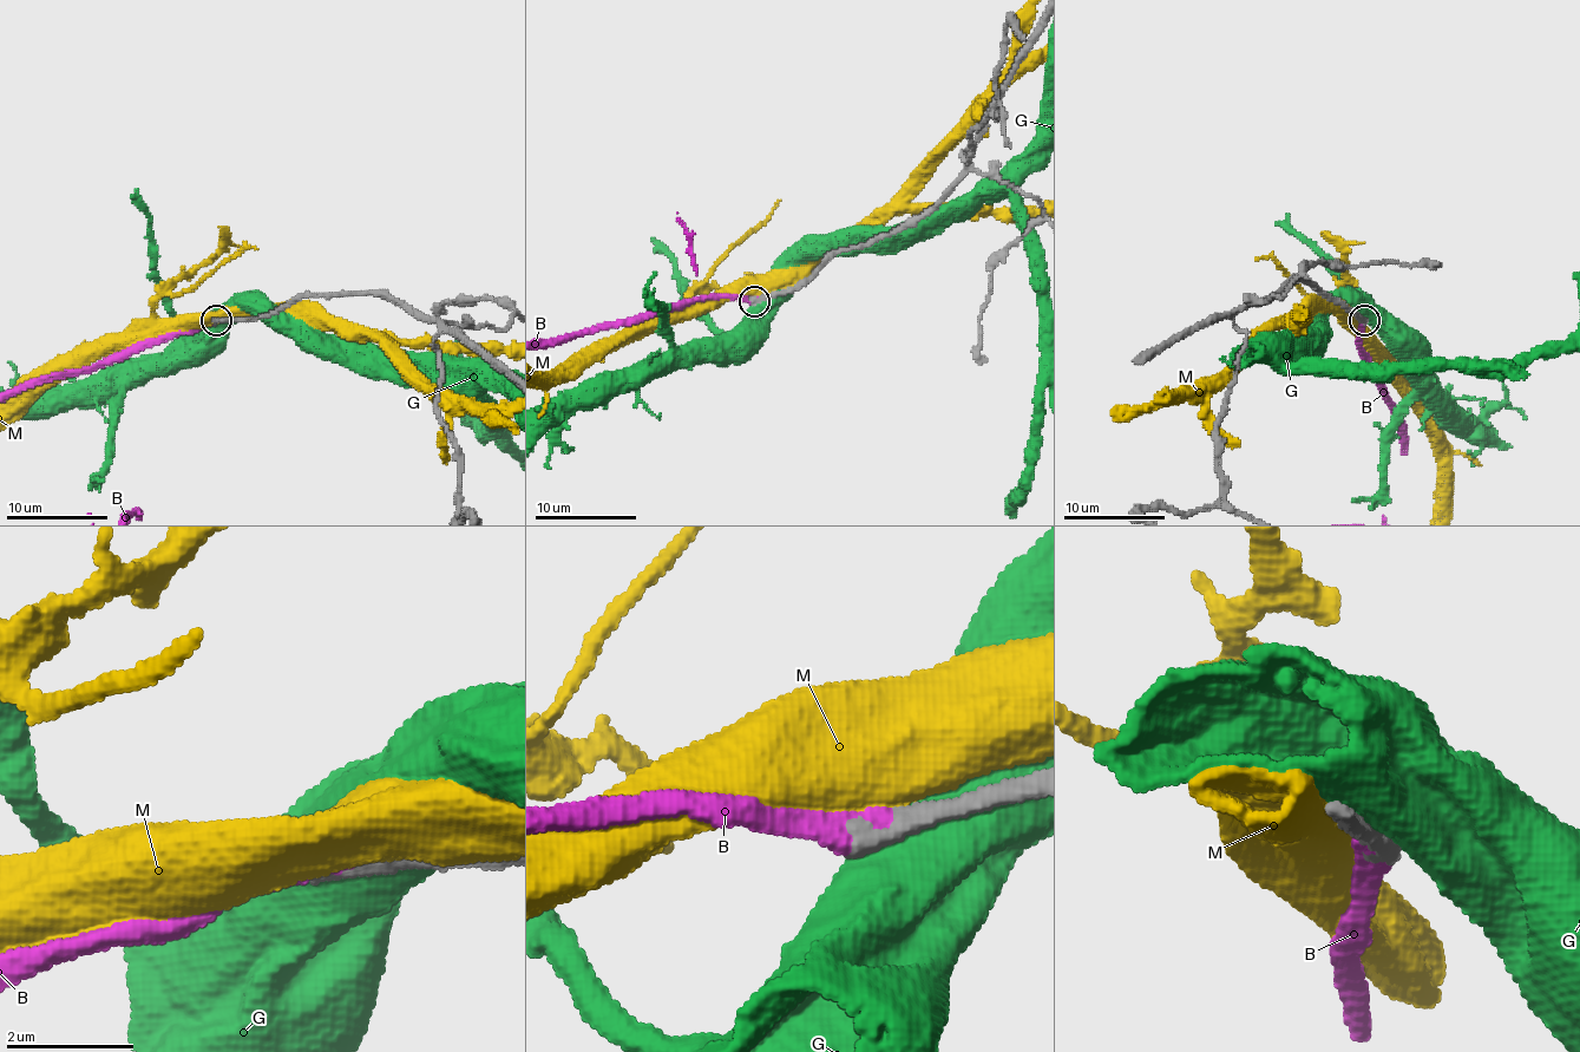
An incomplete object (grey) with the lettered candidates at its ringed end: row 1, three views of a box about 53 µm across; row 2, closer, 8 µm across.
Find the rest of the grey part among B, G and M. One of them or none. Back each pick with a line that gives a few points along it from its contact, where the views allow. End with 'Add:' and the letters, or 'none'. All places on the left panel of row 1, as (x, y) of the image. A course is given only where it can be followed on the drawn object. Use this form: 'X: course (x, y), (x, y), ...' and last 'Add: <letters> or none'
Add: B

